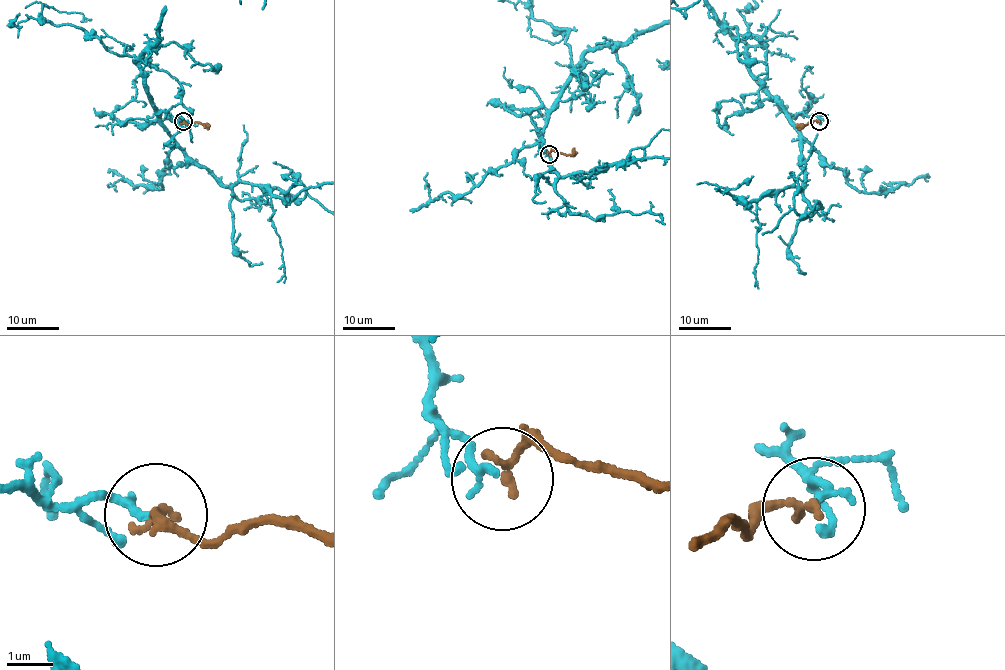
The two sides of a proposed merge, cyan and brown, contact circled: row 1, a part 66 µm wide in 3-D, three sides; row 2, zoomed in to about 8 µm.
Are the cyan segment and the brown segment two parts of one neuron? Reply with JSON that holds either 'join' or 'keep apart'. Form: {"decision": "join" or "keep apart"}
{"decision": "join"}

